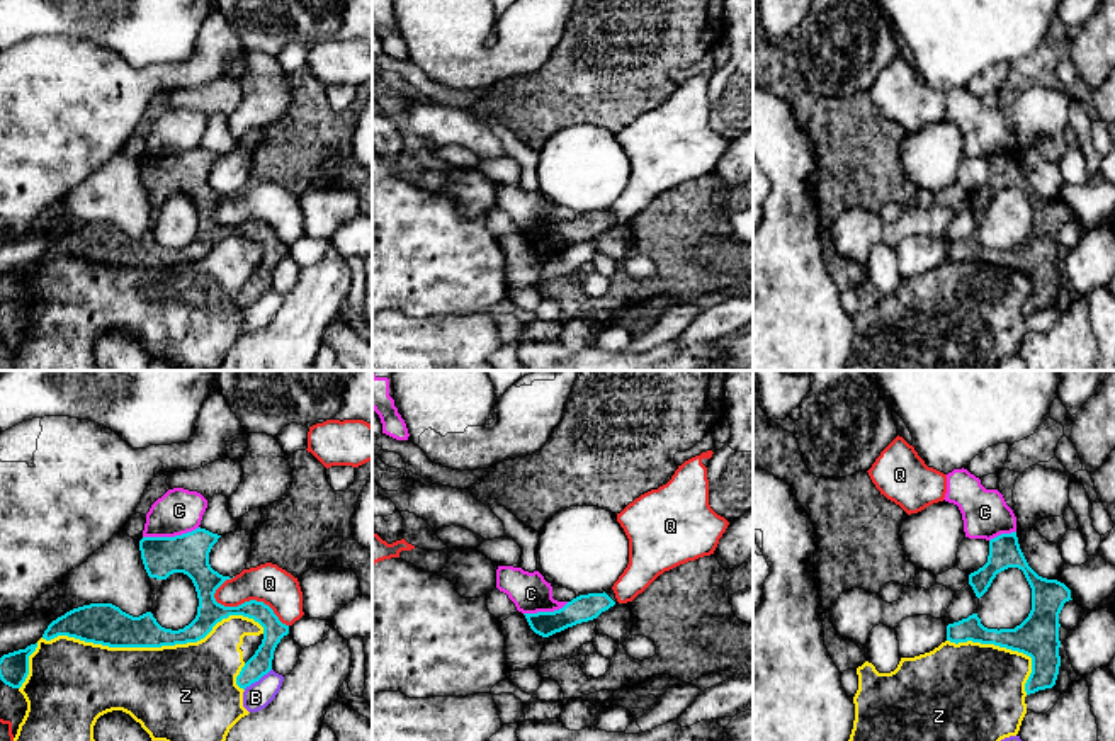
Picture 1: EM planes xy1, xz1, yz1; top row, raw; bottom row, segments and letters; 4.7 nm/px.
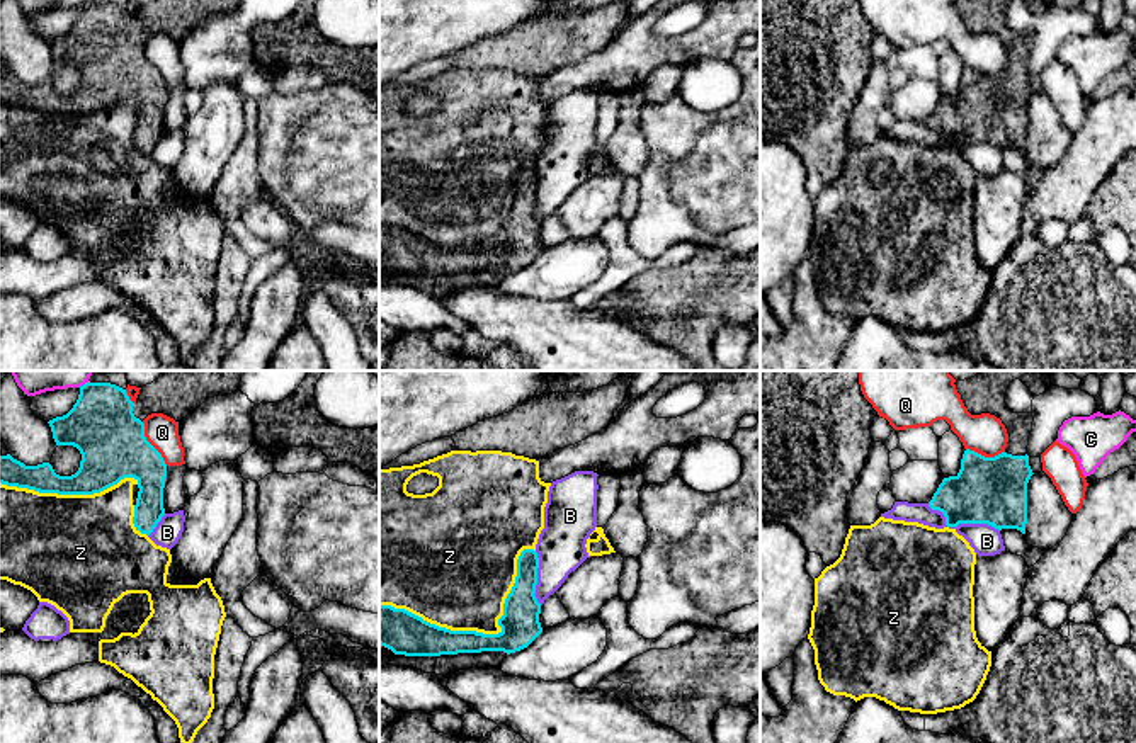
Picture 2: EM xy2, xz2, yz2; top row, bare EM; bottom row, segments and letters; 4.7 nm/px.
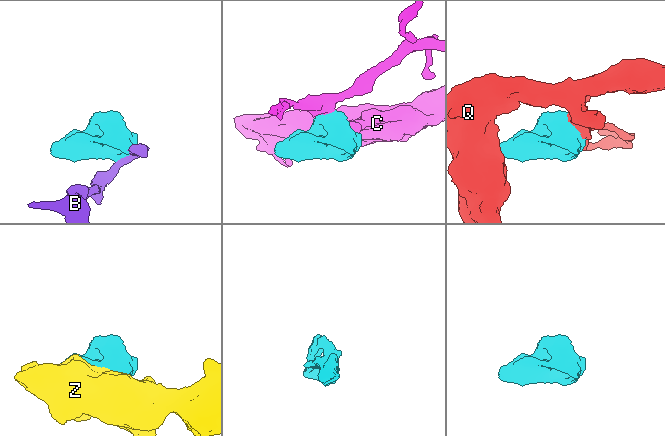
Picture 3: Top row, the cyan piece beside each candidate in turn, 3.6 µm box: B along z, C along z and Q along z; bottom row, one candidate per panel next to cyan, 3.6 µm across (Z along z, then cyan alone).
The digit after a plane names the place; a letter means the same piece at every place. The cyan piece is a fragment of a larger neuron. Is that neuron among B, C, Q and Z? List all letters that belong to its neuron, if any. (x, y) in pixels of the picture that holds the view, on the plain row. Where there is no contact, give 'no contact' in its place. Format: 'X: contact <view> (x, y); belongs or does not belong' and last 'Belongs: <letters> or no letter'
B: contact yz2 (959, 141); does not belong
C: contact xy1 (170, 157); does not belong
Q: contact xy1 (250, 220); does not belong
Z: contact xy1 (152, 265); does not belong
Belongs: no letter

